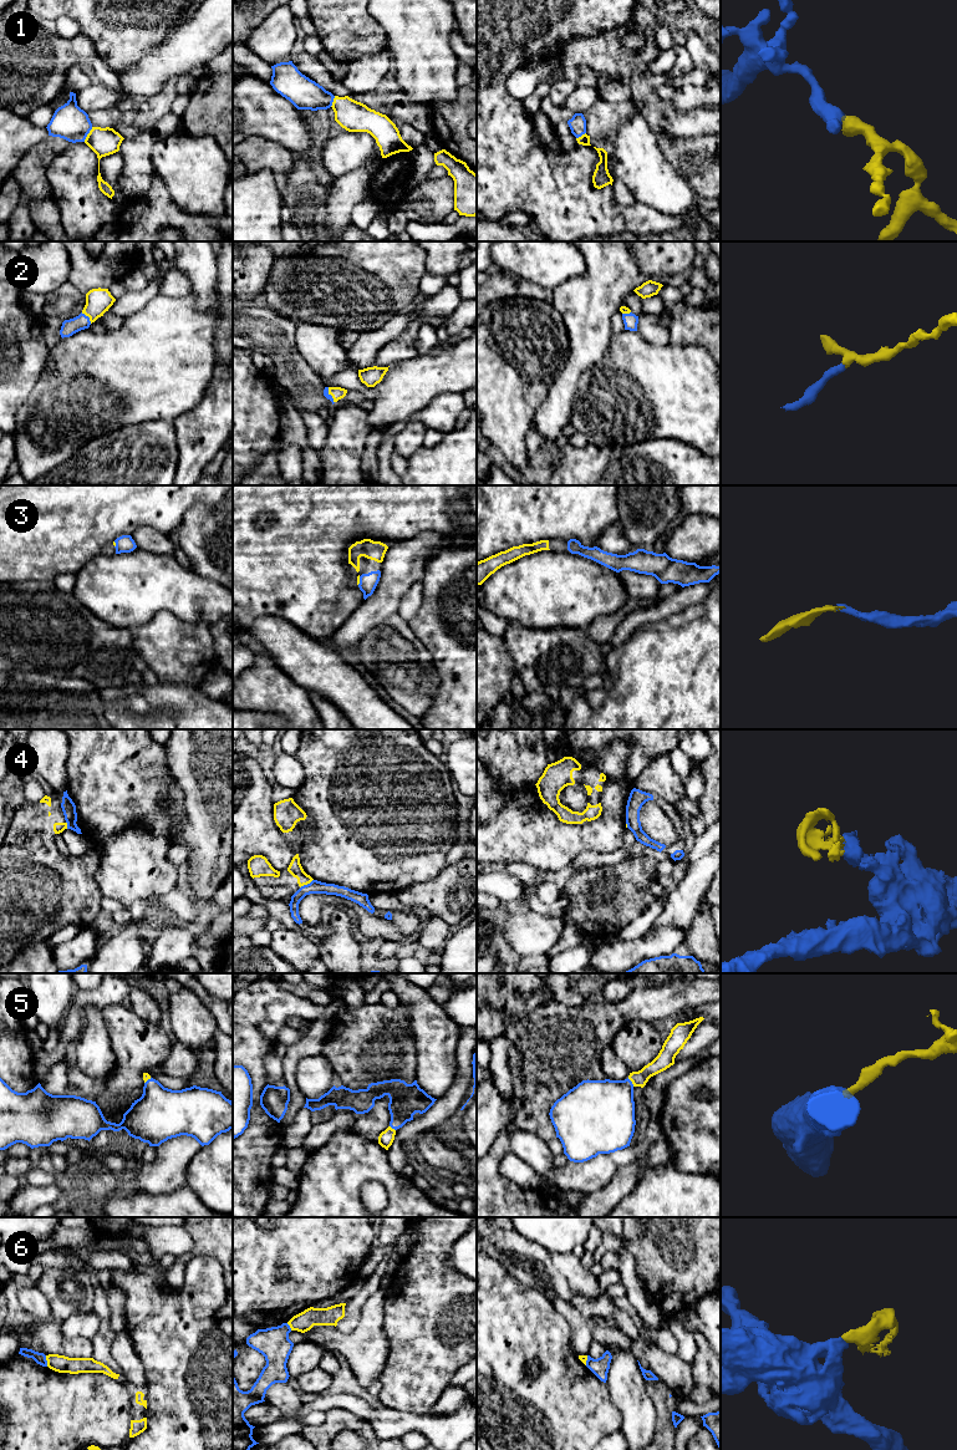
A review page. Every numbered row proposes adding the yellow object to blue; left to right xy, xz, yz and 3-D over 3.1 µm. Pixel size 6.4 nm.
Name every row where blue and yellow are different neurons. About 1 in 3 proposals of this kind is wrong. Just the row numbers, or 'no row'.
4, 6

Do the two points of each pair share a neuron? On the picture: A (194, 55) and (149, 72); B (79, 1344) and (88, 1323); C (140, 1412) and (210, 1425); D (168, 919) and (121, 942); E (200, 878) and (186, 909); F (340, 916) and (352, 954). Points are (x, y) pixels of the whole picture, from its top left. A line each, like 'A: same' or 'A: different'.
A: same
B: different
C: different
D: same
E: different
F: same

